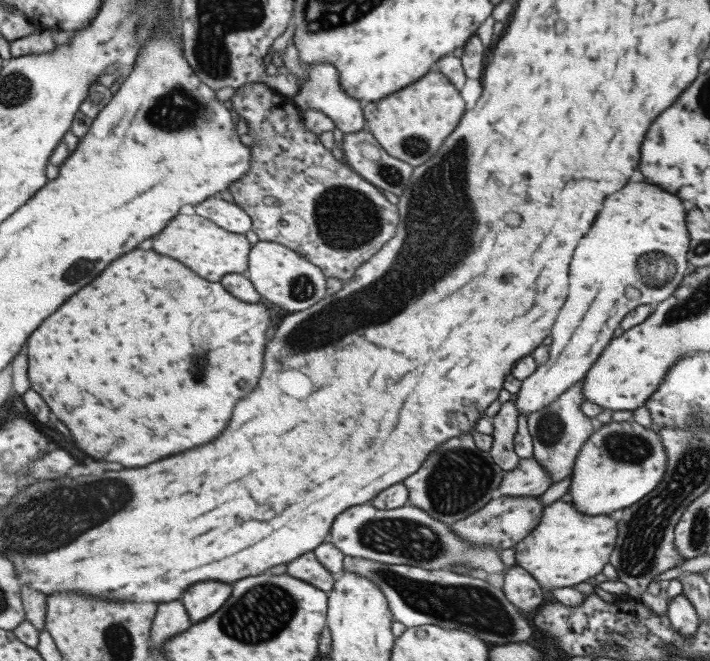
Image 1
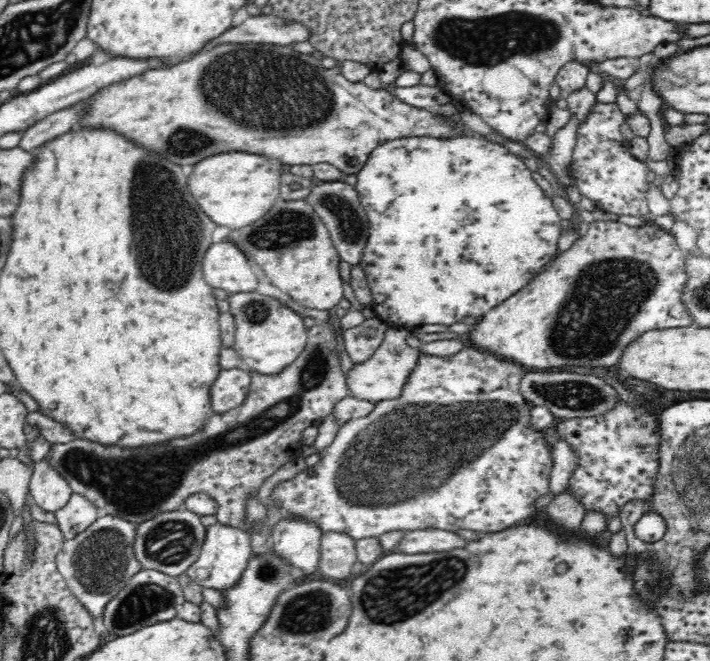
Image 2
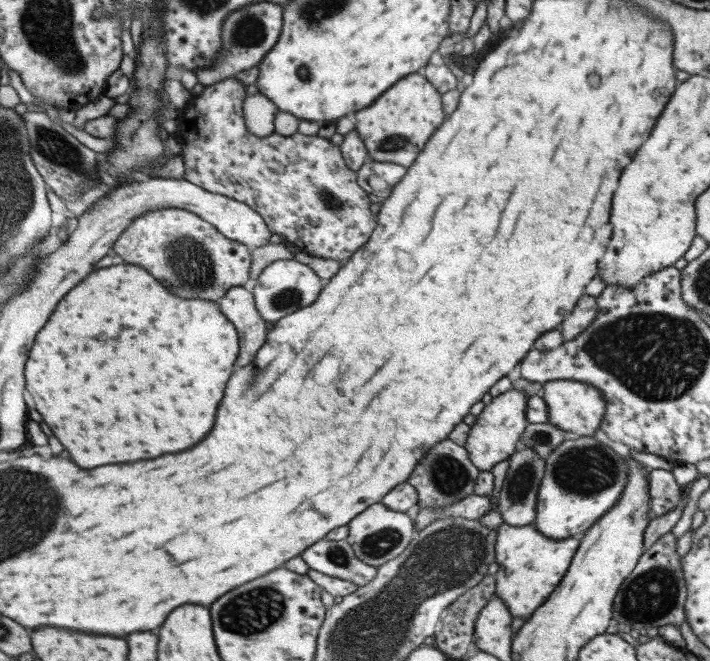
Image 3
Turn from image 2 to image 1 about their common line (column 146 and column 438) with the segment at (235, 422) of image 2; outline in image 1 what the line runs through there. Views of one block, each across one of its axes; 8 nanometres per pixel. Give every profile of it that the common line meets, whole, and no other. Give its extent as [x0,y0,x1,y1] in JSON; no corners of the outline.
[403,433,504,526]

